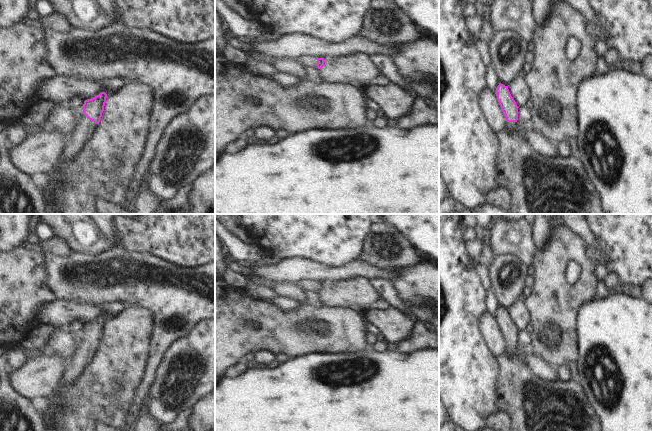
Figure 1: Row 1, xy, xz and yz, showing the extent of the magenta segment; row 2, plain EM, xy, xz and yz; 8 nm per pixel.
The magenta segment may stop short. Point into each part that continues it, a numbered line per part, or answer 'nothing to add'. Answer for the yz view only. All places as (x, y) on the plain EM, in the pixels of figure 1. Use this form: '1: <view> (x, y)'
1: yz (511, 351)

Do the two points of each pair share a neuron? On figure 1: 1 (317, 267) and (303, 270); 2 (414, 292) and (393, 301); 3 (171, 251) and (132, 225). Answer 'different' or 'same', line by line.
1: same
2: different
3: same

